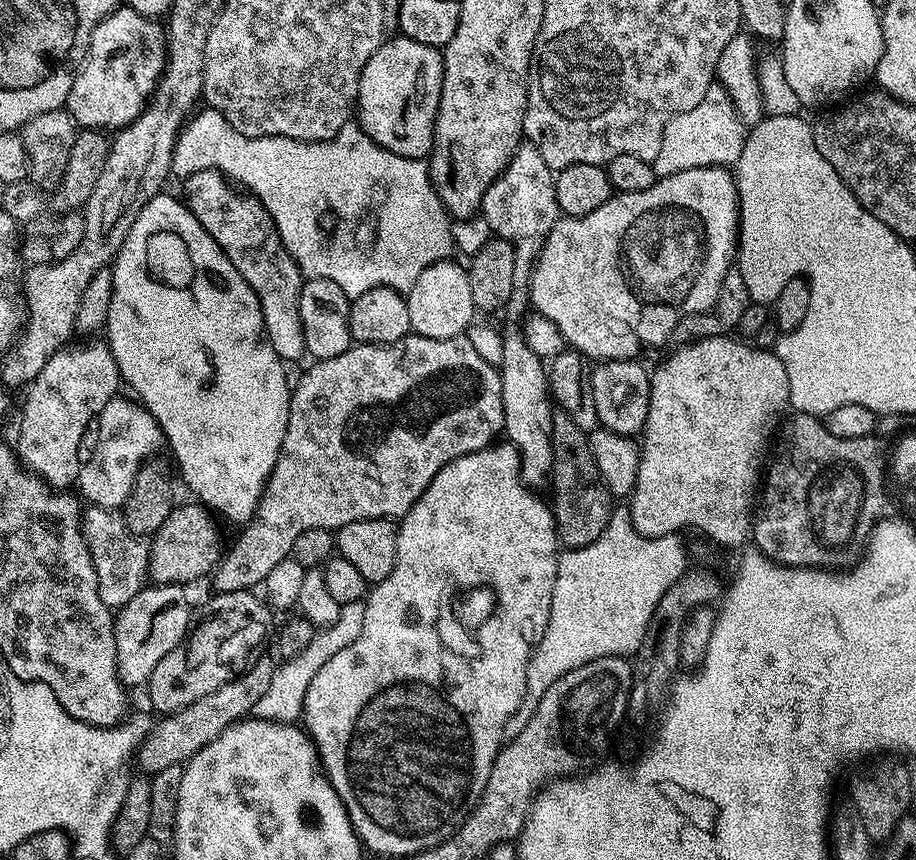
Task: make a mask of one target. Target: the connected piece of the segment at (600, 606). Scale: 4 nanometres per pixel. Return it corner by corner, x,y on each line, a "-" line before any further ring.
617,507
613,511
612,517
608,520
606,530
602,530
602,534
598,538
594,538
594,542
590,542
590,546
569,548
559,553
556,561
554,594
552,595
548,625
542,634
542,638
532,649
532,657
528,660
528,669
526,670
526,694
522,698
518,710
514,710
514,714
510,714
510,718
506,718
506,726
502,730
502,741
513,740
514,738
518,738
518,734
522,734
522,729
526,727
526,722
530,722
530,714
534,714
534,710
538,710
538,702
542,698
542,694
546,694
546,690
550,690
550,686
554,686
554,682
558,682
558,678
562,678
564,674
578,671
580,668
586,666
588,662
594,662
595,659
606,658
607,656
623,656
628,658
631,657
631,652
632,655
639,653
640,644
644,641
644,635
648,629
648,623
658,606
658,602
662,598
662,594
666,594
666,590
670,590
670,586
674,586
674,582
681,577
683,572
687,571
689,561
687,562
686,548
682,539
684,538
679,533
672,533
669,536
643,536
642,534
638,534
632,525
631,511
627,507

